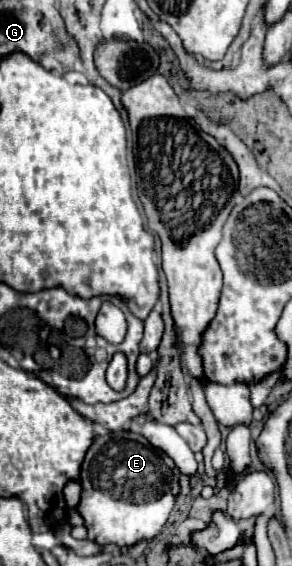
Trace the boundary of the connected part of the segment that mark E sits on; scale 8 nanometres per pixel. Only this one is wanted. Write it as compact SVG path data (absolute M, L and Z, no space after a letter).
M123 431L95 439L83 461L81 487L83 493L77 511L85 521L89 539L103 547L109 543L117 547L131 547L141 541L151 541L163 529L173 509L175 495L179 493L179 469L163 451L155 449L143 435Z

